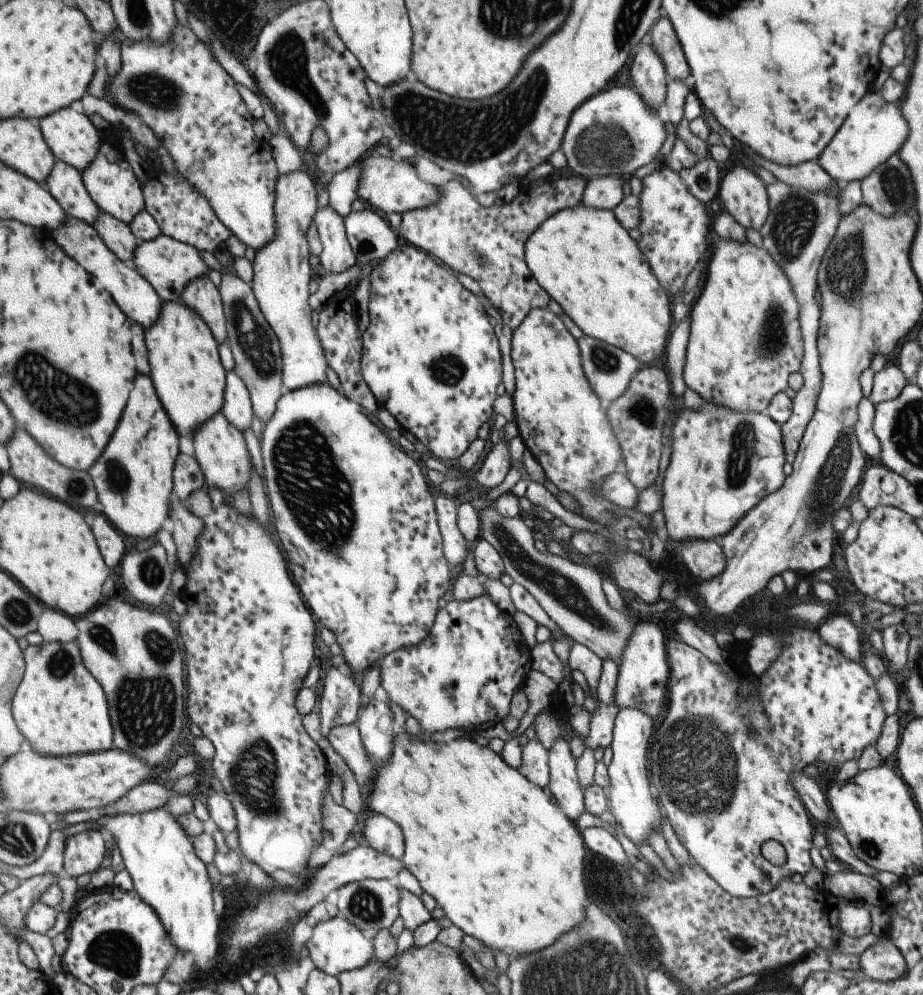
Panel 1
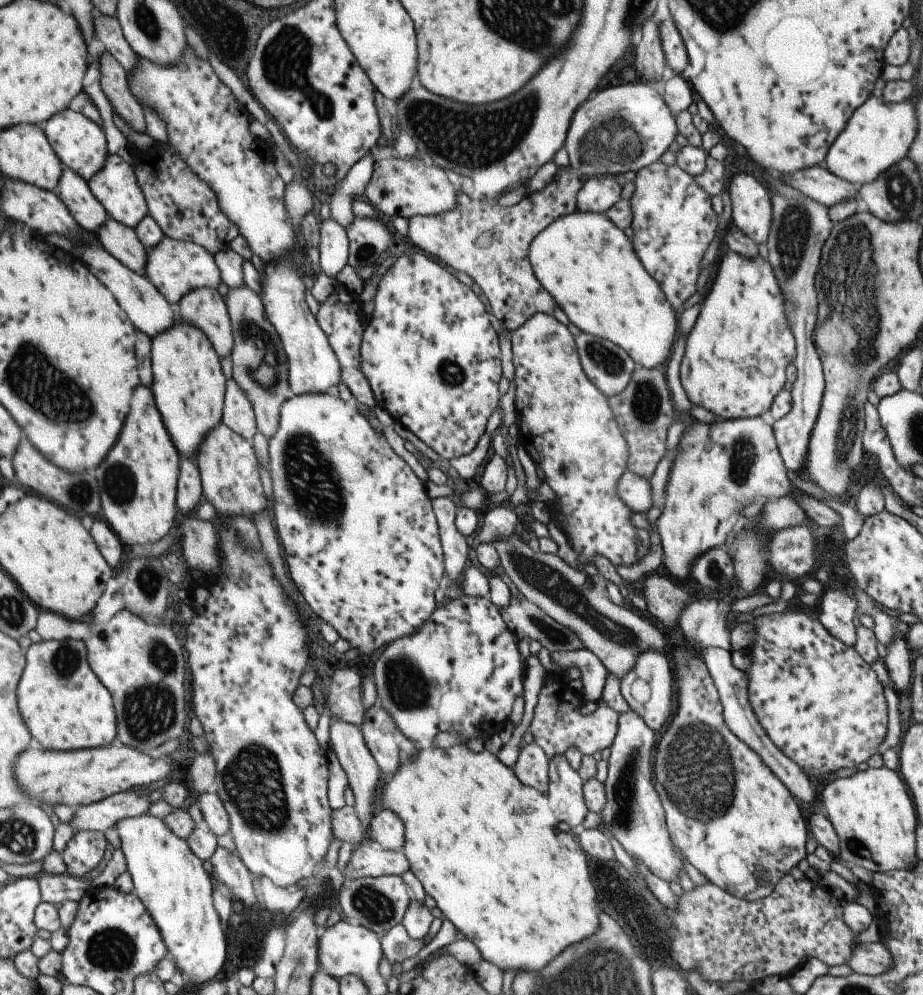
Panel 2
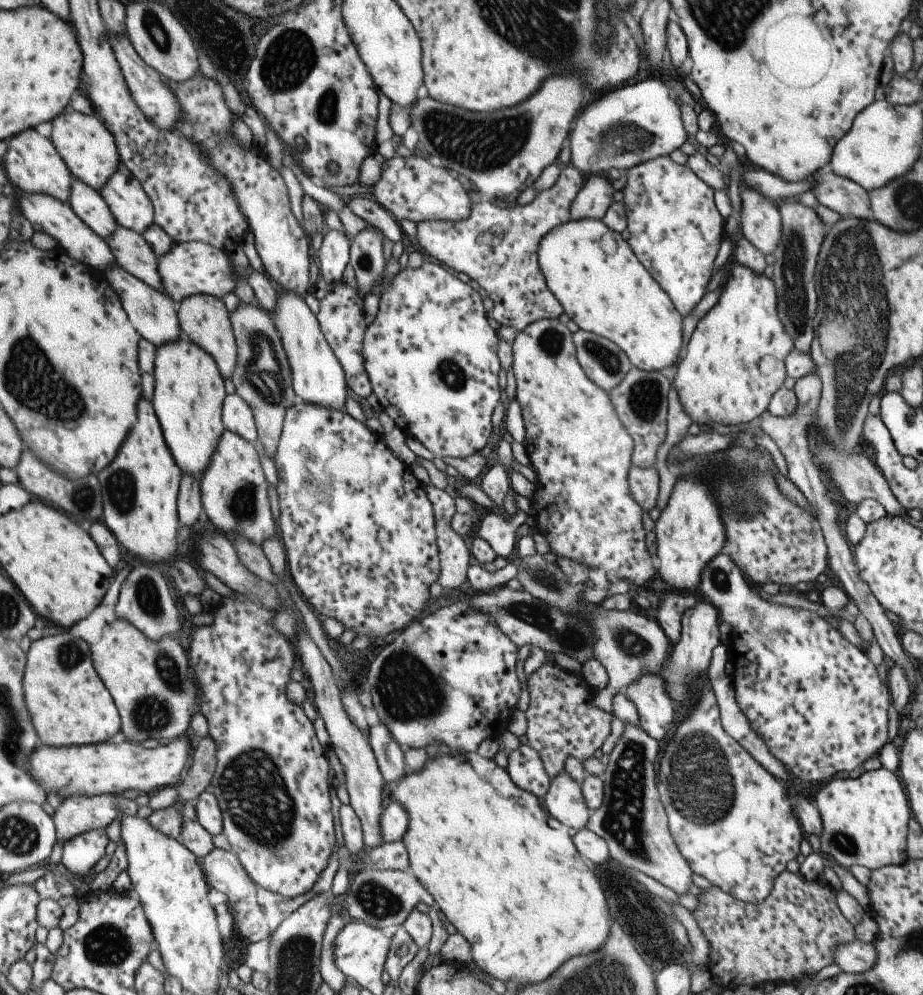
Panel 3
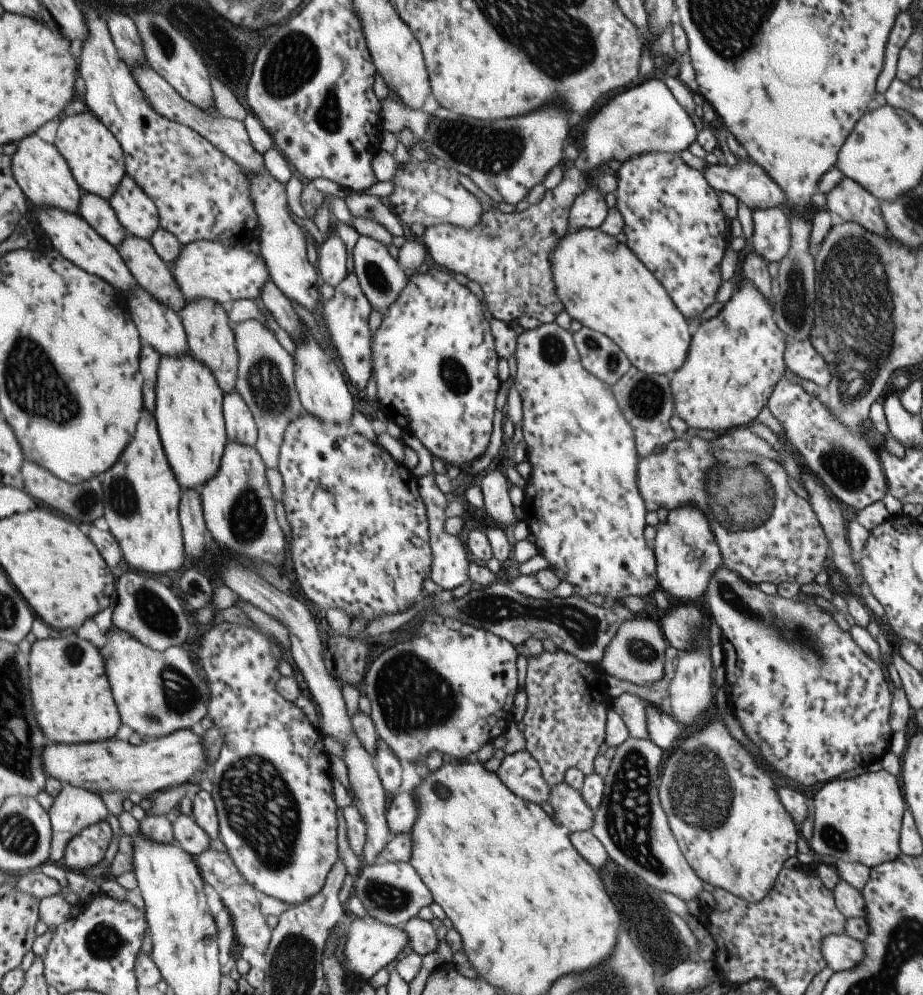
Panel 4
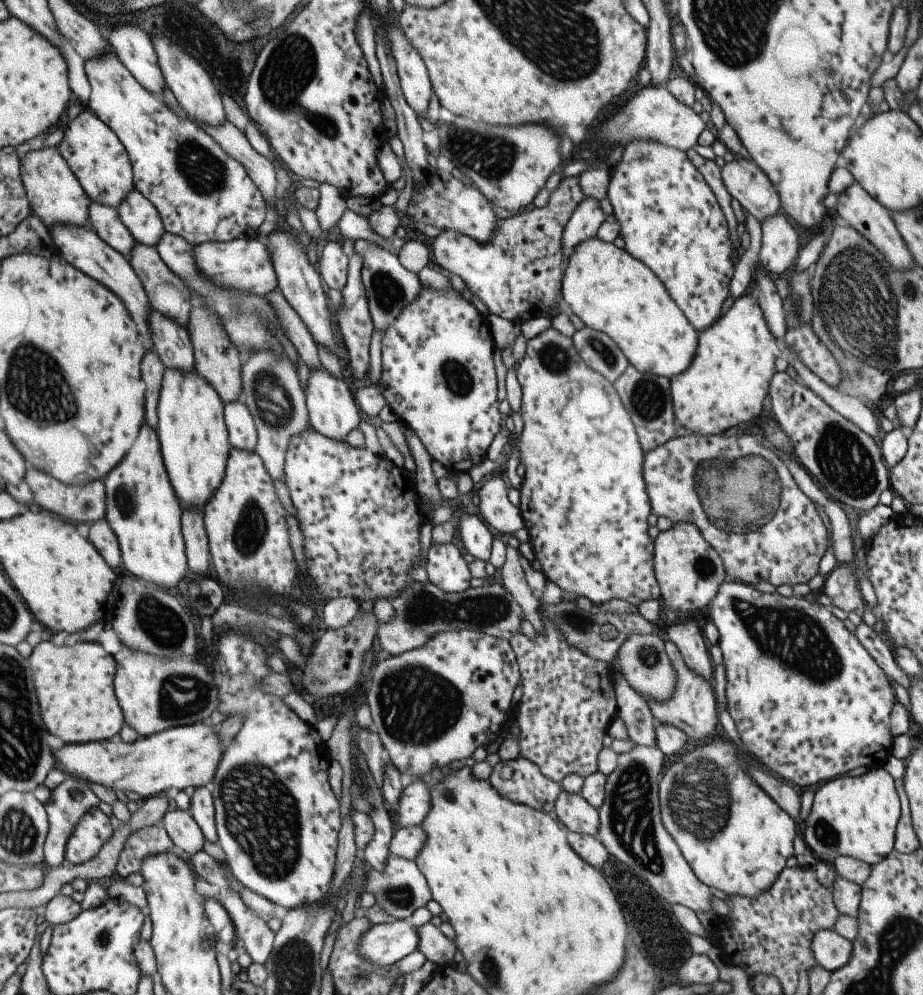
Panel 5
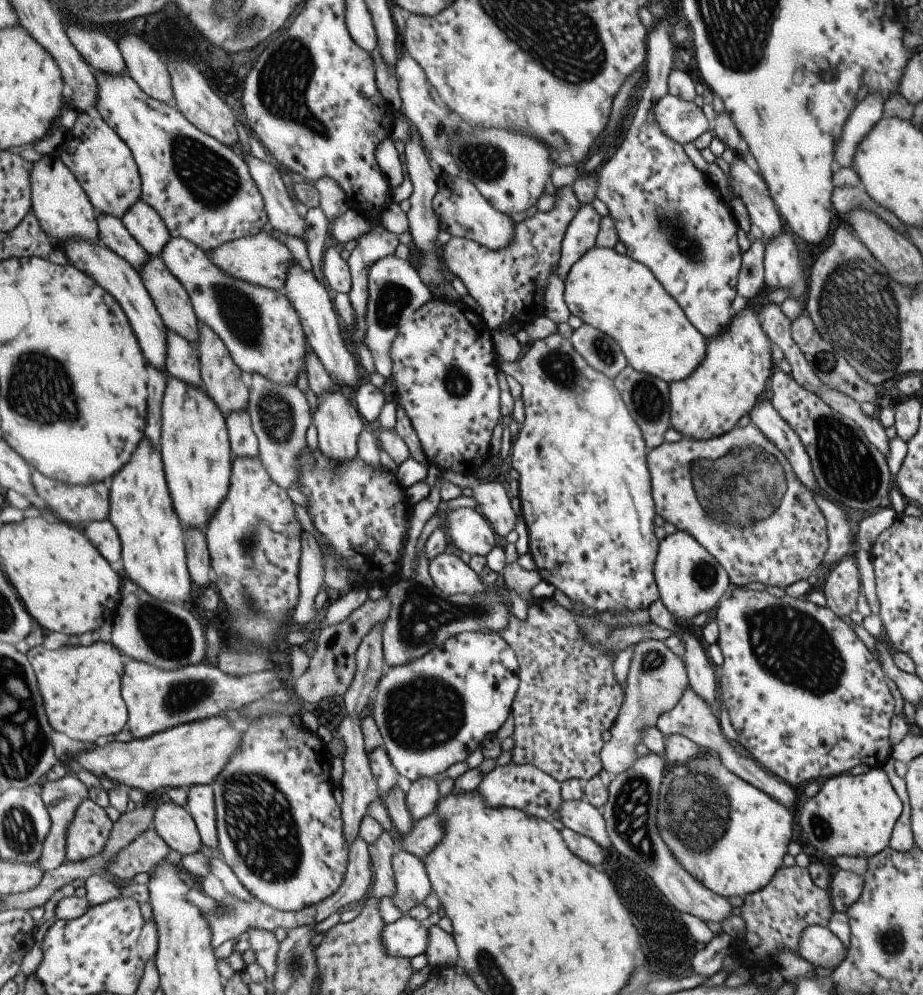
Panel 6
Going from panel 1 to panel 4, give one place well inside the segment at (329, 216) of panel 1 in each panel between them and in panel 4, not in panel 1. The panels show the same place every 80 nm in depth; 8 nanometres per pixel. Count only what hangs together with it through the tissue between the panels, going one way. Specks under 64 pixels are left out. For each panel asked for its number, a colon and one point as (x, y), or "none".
2: (333, 244)
3: (333, 252)
4: (332, 259)

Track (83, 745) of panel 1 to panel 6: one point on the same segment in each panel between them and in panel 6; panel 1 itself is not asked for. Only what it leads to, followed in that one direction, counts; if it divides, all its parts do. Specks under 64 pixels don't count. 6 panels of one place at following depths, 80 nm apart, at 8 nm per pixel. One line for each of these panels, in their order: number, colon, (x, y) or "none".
2: (63, 703)
3: (70, 703)
4: (74, 700)
5: (76, 684)
6: (82, 685)

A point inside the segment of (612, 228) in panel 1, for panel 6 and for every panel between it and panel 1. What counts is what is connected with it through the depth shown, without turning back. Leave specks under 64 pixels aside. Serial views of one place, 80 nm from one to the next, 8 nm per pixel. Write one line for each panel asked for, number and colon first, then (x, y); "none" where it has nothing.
2: (585, 263)
3: (589, 269)
4: (599, 282)
5: (611, 292)
6: (620, 297)

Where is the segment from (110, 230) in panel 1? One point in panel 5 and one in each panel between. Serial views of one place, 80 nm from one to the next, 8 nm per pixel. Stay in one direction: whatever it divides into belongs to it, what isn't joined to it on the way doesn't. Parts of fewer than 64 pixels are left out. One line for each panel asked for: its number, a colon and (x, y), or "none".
2: (121, 241)
3: (132, 251)
4: (150, 271)
5: (168, 292)

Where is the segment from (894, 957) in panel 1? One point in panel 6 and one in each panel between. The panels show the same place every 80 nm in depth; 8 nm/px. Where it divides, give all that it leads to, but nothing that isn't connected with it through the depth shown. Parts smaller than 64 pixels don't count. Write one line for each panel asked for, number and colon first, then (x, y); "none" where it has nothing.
2: (874, 958)
3: (856, 957)
4: (840, 952)
5: (831, 951)
6: (817, 945)

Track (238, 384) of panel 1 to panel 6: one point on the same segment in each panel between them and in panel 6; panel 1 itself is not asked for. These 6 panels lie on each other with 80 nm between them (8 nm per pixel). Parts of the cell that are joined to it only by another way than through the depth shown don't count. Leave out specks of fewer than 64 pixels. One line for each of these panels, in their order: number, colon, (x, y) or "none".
2: (238, 414)
3: (238, 418)
4: (239, 421)
5: (241, 427)
6: (244, 443)

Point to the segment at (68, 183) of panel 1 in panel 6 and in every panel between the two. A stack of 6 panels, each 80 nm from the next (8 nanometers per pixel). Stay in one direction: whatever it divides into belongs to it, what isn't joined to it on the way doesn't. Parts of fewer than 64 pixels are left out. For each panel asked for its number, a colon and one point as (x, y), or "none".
2: (73, 189)
3: (87, 202)
4: (97, 211)
5: (106, 220)
6: (113, 232)

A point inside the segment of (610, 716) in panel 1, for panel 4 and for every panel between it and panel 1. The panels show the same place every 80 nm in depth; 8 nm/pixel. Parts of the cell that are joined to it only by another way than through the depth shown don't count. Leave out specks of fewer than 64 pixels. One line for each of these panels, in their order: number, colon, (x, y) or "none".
2: (556, 725)
3: (561, 721)
4: (567, 701)

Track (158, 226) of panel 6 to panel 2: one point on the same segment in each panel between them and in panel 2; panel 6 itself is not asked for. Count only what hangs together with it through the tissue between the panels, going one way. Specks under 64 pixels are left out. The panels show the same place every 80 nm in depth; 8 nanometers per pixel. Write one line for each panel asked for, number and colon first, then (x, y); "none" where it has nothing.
2: (116, 185)
3: (129, 202)
4: (137, 212)
5: (138, 213)

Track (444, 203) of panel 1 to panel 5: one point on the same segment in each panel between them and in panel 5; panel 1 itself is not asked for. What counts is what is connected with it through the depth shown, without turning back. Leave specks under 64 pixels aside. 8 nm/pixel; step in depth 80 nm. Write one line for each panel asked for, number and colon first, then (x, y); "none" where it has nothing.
2: (490, 244)
3: (495, 244)
4: (506, 252)
5: (516, 272)

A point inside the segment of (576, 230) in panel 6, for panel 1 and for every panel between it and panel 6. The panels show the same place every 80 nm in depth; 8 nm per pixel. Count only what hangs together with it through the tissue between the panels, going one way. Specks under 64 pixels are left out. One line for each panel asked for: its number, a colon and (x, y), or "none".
1: (604, 193)
2: (597, 194)
3: (592, 199)
4: (588, 209)
5: (583, 222)

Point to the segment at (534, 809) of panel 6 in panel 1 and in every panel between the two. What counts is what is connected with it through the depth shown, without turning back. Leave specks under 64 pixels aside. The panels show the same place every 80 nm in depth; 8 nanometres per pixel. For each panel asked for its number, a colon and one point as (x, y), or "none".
1: (533, 767)
2: (531, 767)
3: (525, 768)
4: (519, 772)
5: (518, 779)

